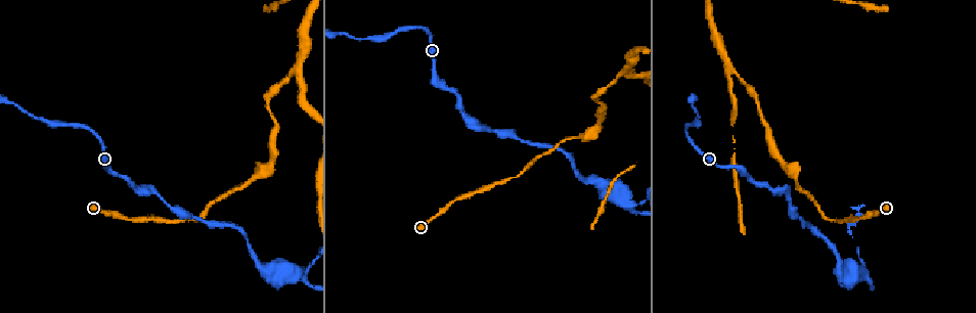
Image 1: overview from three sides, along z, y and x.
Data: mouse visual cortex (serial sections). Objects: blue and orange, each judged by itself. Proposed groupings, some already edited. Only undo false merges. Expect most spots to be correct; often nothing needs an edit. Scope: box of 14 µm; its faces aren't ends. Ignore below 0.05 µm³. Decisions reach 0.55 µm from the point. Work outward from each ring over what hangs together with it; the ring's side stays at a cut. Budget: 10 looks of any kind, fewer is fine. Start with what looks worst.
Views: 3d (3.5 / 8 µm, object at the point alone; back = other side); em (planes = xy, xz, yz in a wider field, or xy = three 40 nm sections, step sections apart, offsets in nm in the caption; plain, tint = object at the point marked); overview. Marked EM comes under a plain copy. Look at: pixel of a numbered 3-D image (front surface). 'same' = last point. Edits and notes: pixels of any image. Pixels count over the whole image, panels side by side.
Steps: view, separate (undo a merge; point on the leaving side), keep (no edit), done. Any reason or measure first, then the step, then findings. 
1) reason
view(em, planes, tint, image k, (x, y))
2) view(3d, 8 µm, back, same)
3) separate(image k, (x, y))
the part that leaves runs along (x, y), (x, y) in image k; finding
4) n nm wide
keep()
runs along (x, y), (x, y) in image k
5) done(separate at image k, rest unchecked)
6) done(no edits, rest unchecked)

three-way junction
view(3d, 3.5 µm, image 1, (864, 272))

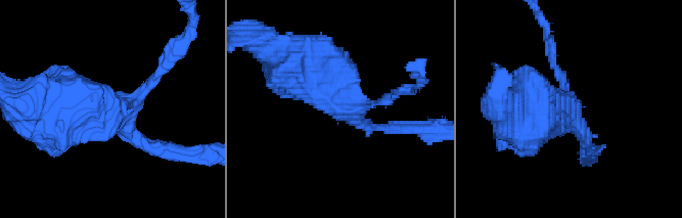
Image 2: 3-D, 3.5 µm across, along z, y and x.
view(em, xy, step 5, tint, image 2, (344, 106))

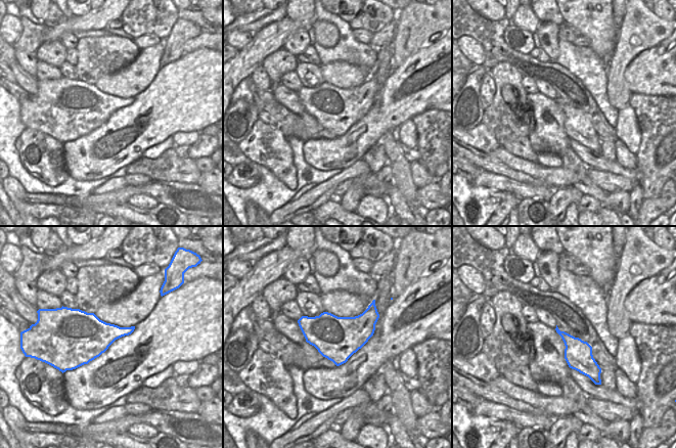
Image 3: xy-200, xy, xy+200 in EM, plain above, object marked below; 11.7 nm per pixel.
3 arms; arms of 150, 150, 800 nm
keep()
runs along (289, 59), (367, 128), (393, 128) in image 2; one cell here

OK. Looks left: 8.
sudden change in width
view(3d, 8 µm, image 1, (797, 178))

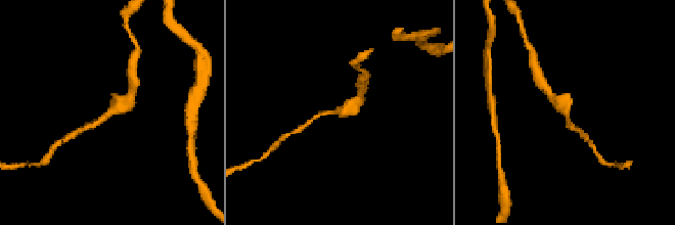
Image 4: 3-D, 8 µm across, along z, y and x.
now the EM
view(em, xy, step 3, tint, image 4, (112, 112))

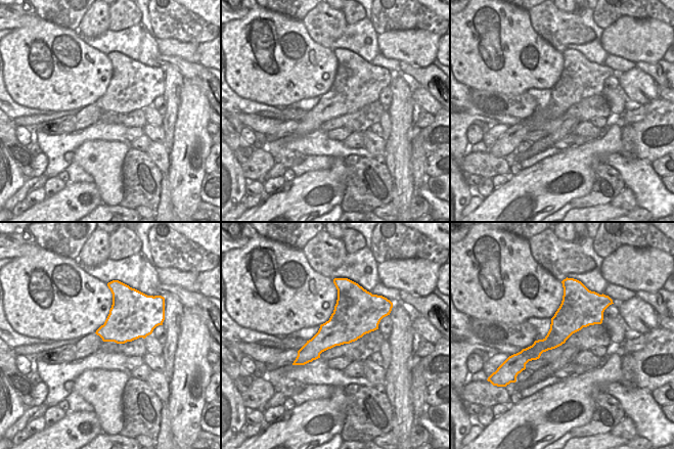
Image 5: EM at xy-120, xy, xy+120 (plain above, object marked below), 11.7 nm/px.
keep()
runs along (88, 127), (130, 96) in image 4; all the same cell

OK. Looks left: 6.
calibre changes
view(3d, 3.5 µm, back, image 1, (274, 123))

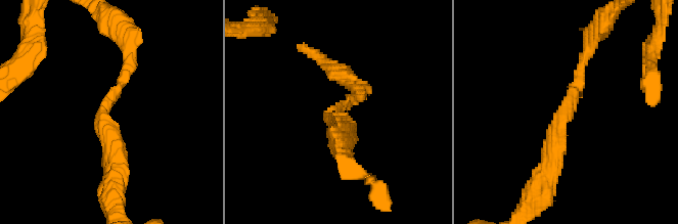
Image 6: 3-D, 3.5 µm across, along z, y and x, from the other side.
arms of 150, 300 nm
view(em, xy, step 1, tint, image 6, (105, 107))

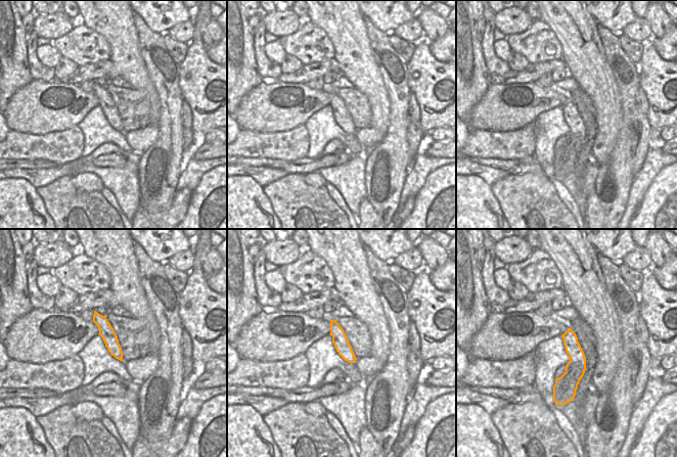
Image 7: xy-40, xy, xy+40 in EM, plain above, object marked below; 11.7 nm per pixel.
keep()
runs along (570, 332), (574, 373), (565, 387) in image 7; all the same cell

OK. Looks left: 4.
sharp bend
view(3d, 3.5 µm, image 1, (298, 69))

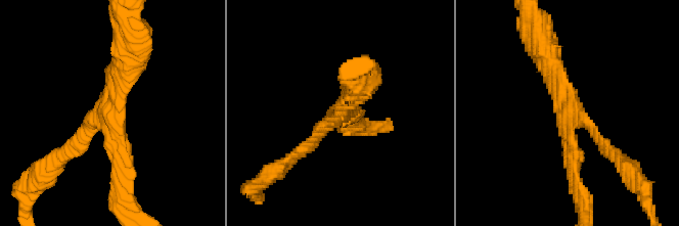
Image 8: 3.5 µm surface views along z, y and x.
3 arms; arms of 150, 200, 350 nm
view(em, xy, step 3, tint, image 8, (575, 115))

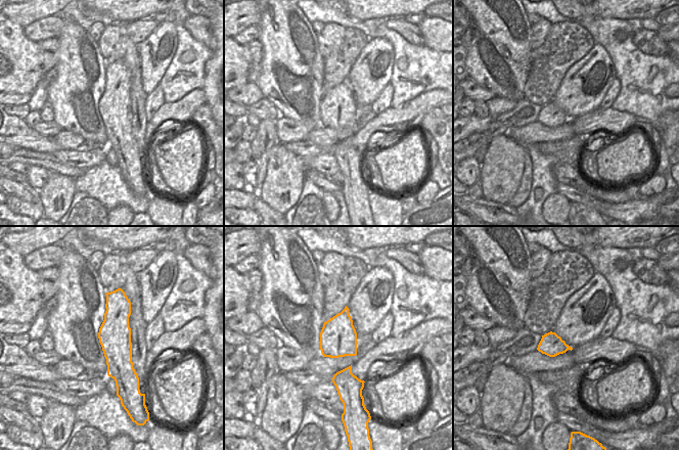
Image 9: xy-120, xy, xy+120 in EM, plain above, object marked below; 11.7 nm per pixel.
keep()
runs along (116, 298), (116, 345), (120, 383) in image 9; one cell here

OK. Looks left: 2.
done(no edits, rest unchecked)

